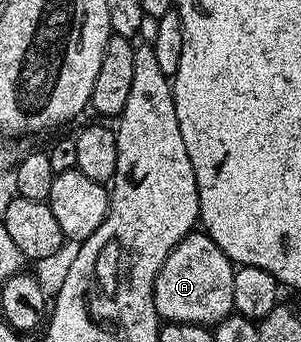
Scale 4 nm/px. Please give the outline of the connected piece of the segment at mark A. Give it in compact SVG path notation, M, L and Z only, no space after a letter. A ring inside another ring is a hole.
M194 230L182 238L179 246L167 254L167 262L155 278L155 310L162 321L171 324L204 324L216 326L220 320L234 315L235 278L233 261L215 246L204 231Z

